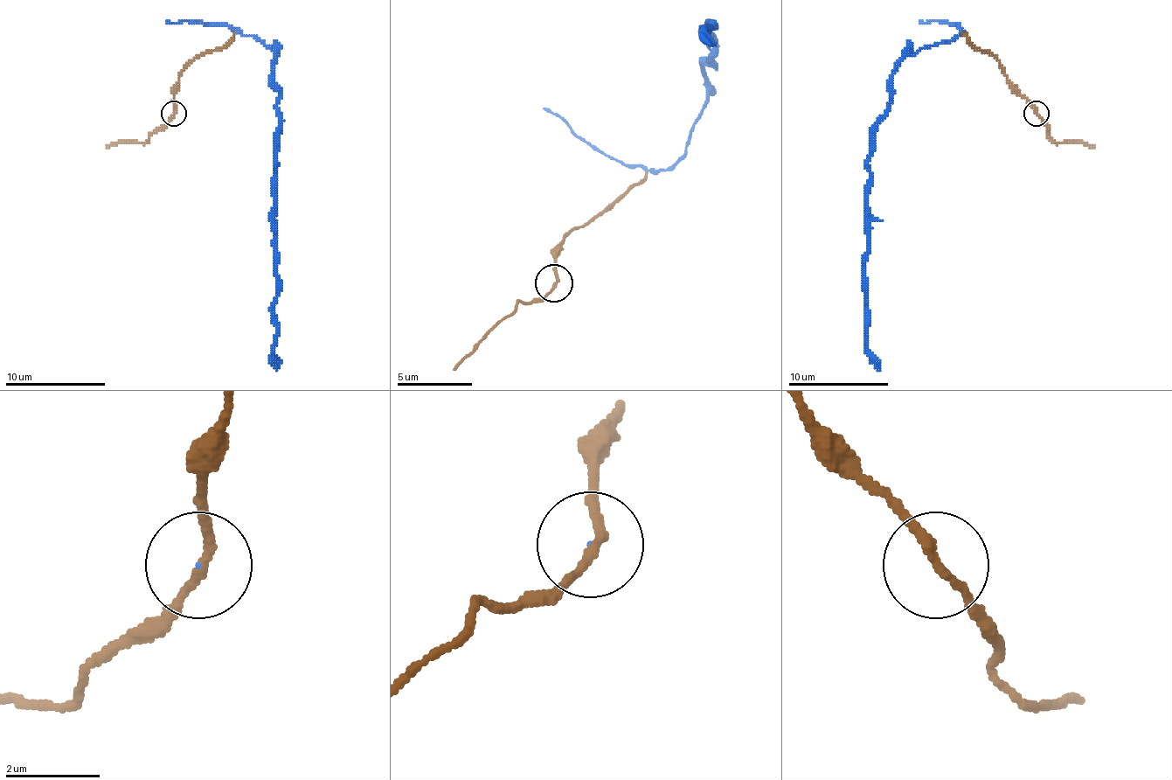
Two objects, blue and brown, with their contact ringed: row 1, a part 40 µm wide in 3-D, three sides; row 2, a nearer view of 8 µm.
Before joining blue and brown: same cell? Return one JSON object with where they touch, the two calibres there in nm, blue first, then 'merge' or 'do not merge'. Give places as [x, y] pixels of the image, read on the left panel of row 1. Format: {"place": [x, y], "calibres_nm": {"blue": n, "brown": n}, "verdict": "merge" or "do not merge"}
{"place": [173, 114], "calibres_nm": {"blue": 20, "brown": 180}, "verdict": "do not merge"}

